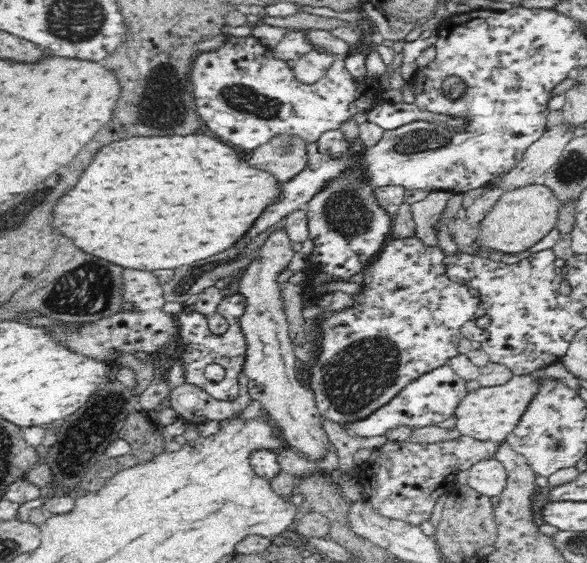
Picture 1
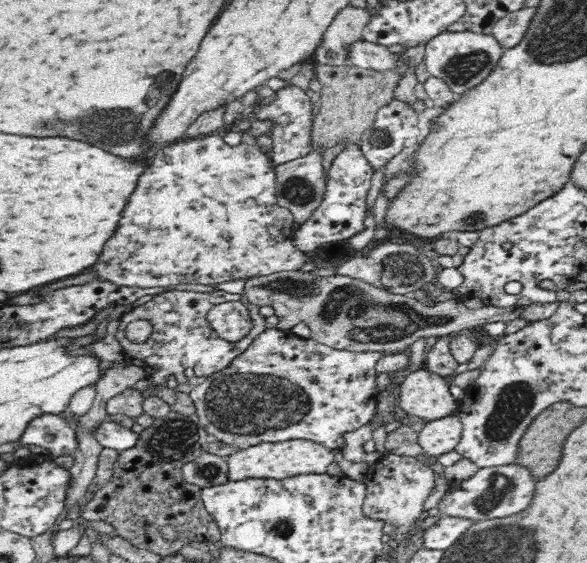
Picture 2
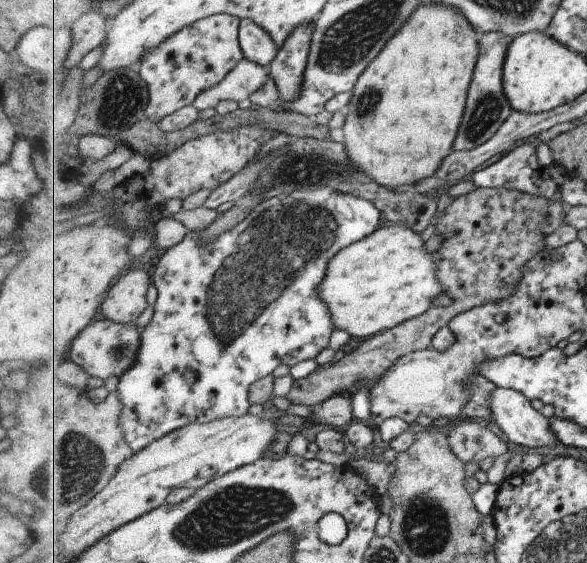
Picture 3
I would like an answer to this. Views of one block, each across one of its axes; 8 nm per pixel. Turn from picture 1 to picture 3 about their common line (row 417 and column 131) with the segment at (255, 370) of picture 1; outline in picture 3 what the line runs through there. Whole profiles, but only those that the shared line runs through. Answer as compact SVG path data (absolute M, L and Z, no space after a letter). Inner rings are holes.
M129 270L111 286L101 317L117 323L134 323L147 310L151 278L145 270Z

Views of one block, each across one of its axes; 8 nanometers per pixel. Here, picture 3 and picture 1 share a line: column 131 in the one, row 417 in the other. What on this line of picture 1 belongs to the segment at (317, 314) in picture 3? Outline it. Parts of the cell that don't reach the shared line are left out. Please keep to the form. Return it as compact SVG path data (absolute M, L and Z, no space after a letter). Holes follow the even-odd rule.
M438 366L426 374L415 378L409 385L406 385L396 397L392 398L388 404L382 406L368 418L342 425L345 430L362 438L370 436L382 436L388 430L396 426L411 426L411 428L422 428L430 426L436 422L448 419L454 415L458 404L466 396L466 381L464 381L450 366Z

